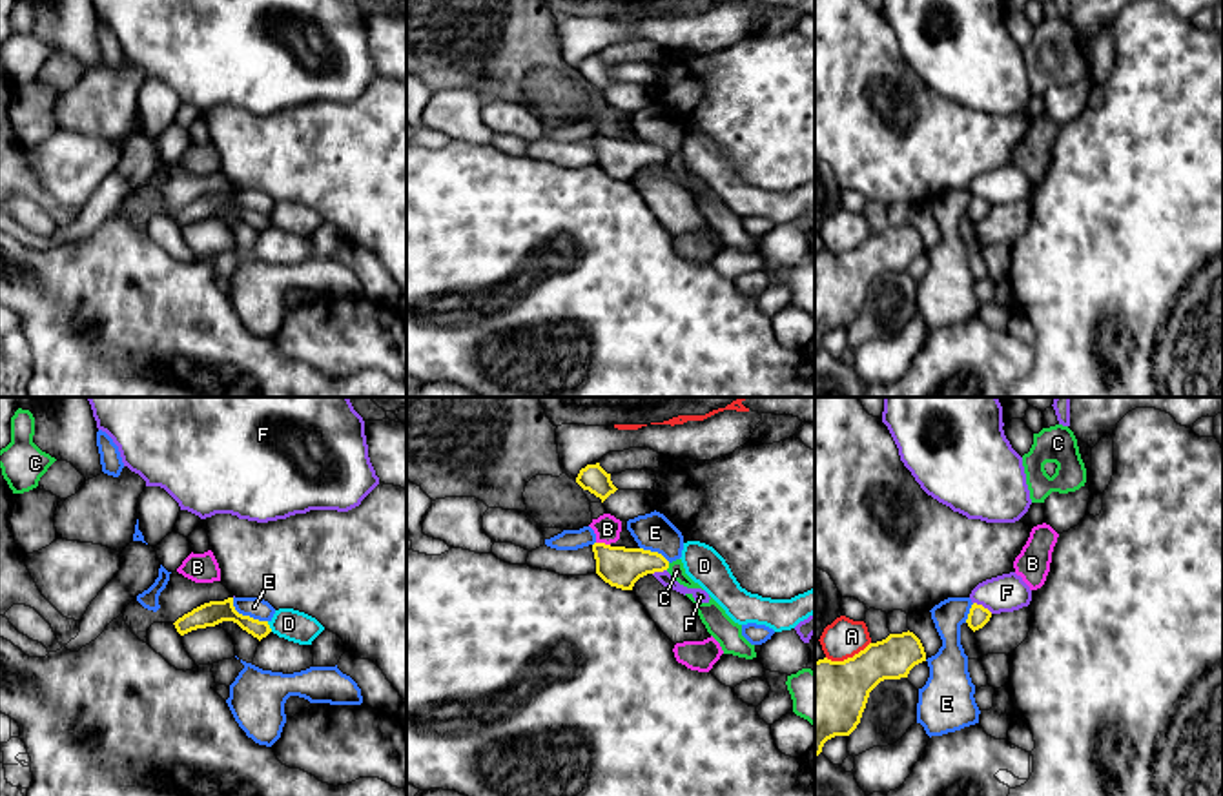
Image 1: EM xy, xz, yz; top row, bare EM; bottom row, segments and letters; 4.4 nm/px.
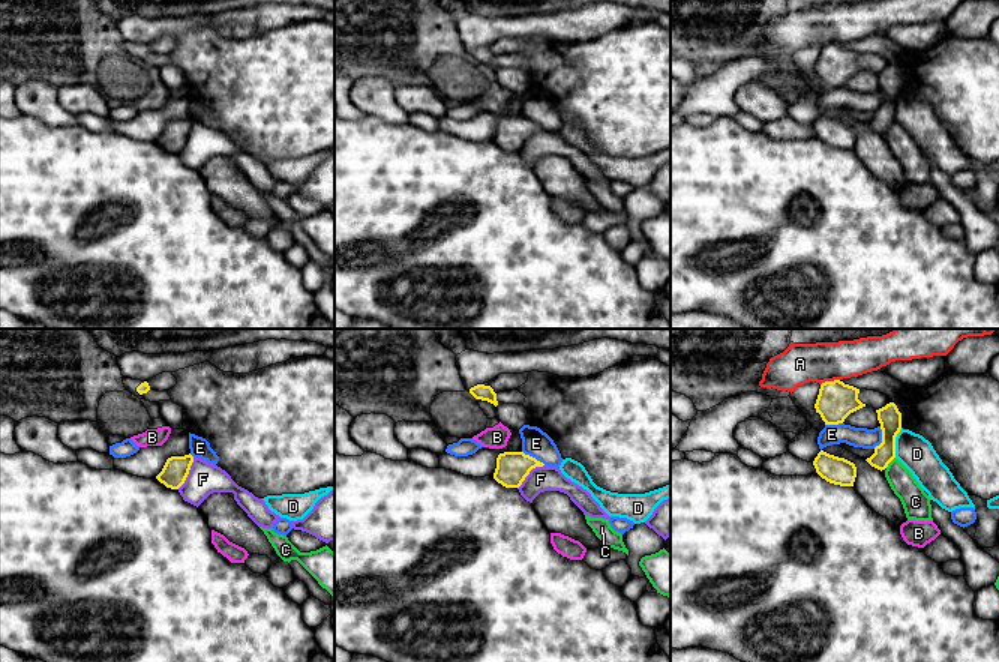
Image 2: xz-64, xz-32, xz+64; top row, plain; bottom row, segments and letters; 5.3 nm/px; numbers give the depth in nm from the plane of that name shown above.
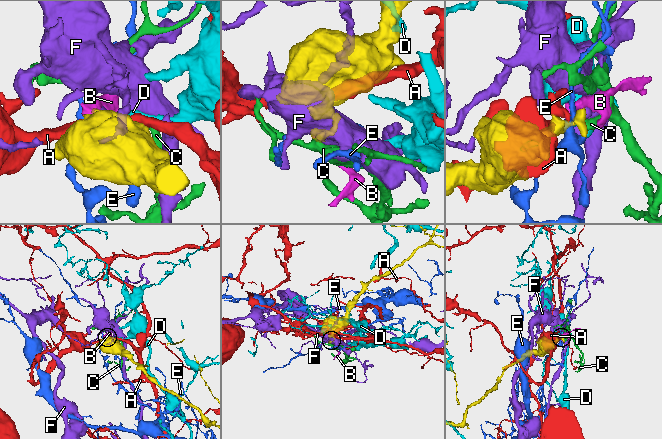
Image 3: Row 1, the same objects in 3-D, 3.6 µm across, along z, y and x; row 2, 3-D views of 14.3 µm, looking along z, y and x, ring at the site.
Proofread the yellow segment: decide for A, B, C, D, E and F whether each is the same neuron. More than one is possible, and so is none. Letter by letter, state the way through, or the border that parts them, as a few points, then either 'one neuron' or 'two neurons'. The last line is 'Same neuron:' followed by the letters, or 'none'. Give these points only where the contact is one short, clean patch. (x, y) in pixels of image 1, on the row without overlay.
A: two neurons
B: two neurons
C: border along xz (669, 155), (666, 161); two neurons
D: border along xy (267, 214), (272, 223); two neurons
E: two neurons
F: border along yz (974, 193), (992, 204); two neurons
Same neuron: none

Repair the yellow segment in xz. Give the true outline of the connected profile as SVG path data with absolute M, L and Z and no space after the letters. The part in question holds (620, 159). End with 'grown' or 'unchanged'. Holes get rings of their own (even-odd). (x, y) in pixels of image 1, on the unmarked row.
M594 135L592 144L596 166L611 179L622 182L632 182L640 169L669 160L669 153L662 146L643 140Z; unchanged

